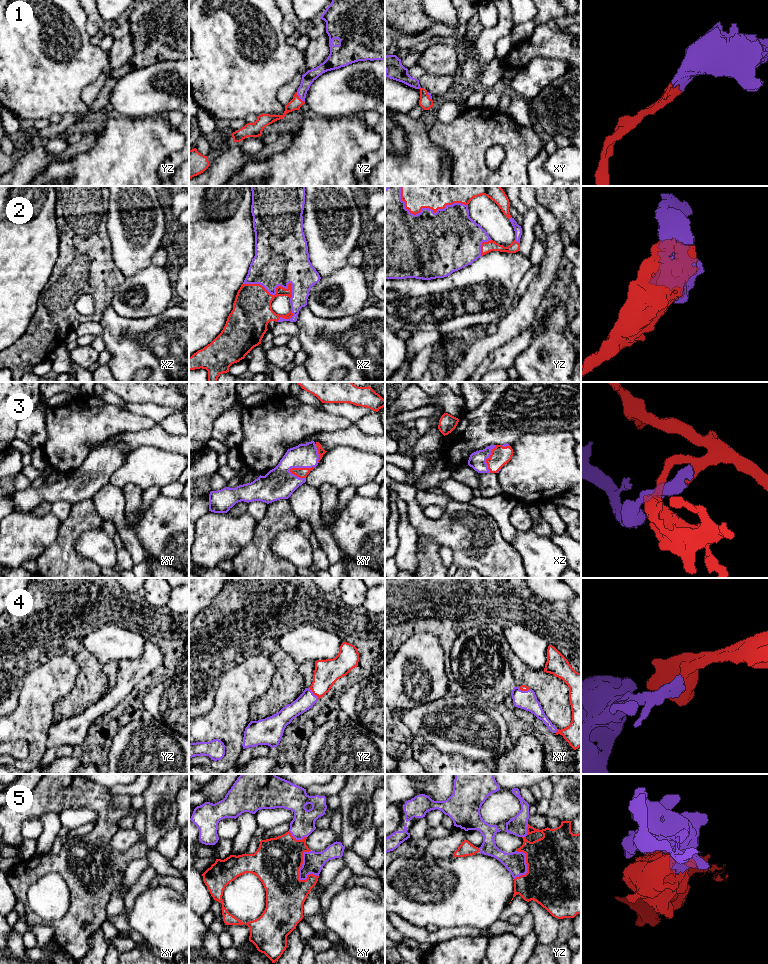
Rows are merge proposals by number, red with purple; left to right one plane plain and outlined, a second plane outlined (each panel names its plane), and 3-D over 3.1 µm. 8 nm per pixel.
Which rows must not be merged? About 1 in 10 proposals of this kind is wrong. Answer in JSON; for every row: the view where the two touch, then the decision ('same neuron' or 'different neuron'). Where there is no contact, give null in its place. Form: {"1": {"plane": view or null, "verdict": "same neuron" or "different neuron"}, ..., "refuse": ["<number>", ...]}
{"1": {"plane": "yz", "verdict": "same neuron"}, "2": {"plane": "yz", "verdict": "same neuron"}, "3": {"plane": "xy", "verdict": "same neuron"}, "4": {"plane": "yz", "verdict": "same neuron"}, "5": {"plane": "xy", "verdict": "same neuron"}, "refuse": []}

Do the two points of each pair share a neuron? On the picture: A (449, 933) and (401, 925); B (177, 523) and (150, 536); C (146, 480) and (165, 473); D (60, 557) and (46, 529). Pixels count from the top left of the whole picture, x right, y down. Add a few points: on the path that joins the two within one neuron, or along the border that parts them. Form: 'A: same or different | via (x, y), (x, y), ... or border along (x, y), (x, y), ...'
A: same | via (437, 936), (423, 936), (413, 932)
B: same | via (170, 530), (157, 530)
C: same | via (151, 475), (153, 473), (160, 473)
D: different | border along (61, 522), (57, 538), (36, 559)

